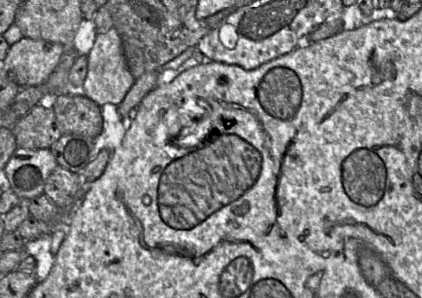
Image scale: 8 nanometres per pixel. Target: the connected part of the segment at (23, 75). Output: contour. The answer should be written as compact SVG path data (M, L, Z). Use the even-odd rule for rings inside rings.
M23 37L9 47L1 67L19 87L39 86L55 70L63 53L64 46L59 43Z

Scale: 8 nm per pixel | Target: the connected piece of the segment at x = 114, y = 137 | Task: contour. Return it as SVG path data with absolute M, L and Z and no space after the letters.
M107 103L101 106L103 119L102 132L93 138L94 148L92 159L103 149L114 151L122 143L128 128L125 127L123 117L118 113L117 105Z

